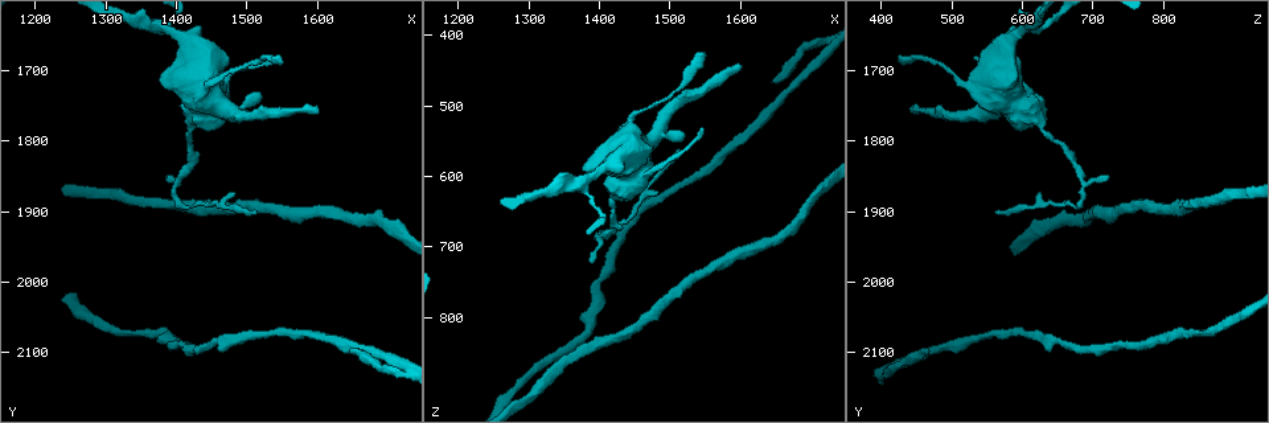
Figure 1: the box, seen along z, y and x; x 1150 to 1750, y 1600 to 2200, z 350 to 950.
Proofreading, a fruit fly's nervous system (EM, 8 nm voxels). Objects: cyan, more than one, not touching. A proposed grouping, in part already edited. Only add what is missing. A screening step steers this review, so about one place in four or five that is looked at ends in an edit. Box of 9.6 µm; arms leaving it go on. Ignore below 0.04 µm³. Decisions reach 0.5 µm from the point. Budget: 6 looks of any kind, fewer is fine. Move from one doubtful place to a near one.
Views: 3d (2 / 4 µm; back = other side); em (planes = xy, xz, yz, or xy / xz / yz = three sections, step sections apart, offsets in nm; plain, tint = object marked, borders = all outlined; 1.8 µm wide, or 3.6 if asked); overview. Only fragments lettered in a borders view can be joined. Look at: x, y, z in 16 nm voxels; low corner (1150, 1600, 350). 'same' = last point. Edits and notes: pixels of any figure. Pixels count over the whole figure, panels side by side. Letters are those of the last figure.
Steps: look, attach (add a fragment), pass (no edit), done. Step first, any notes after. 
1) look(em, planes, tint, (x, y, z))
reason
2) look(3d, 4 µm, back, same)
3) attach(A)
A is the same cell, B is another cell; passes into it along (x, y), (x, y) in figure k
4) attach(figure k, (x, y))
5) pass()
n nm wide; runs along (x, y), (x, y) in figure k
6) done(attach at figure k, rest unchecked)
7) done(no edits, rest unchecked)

look(3d, 2 µm, (1690, 2120, 415))
closes a loop

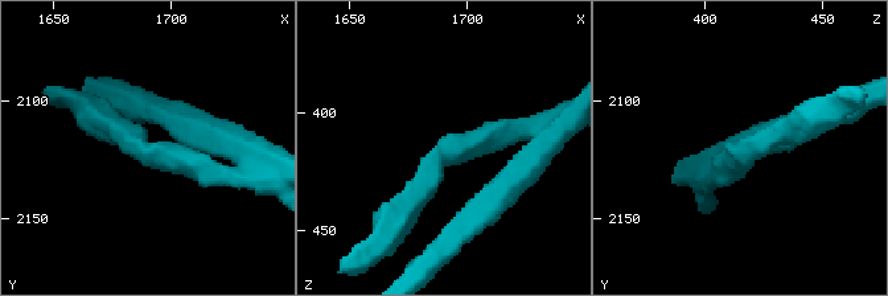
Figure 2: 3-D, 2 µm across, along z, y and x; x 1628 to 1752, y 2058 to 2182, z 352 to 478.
look(em, xz, step 16, tint, (1689, 2120, 418))

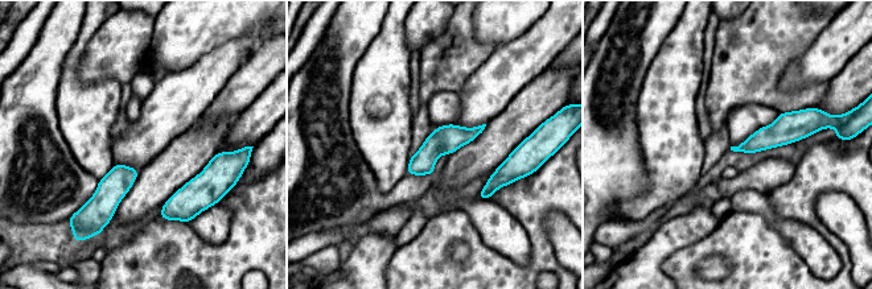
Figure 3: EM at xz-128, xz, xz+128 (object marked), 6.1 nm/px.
look(em, planes, borders, same)

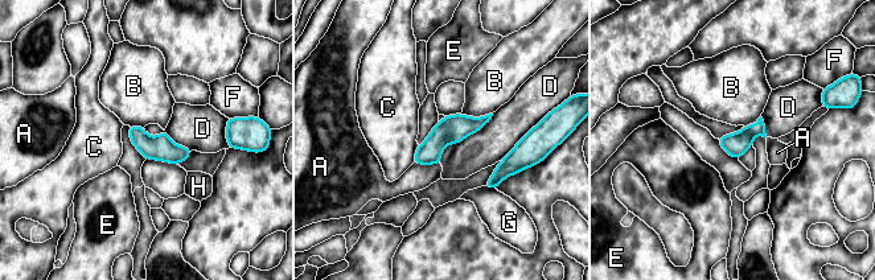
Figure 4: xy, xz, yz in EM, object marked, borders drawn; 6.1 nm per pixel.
pass()
A, B, C, D, E, F, G and H are other cells; border along (493, 114), (448, 144), (440, 164) in figure 4; no lettered fragment goes on from it

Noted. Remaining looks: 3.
look(em, planes, borders, (1600, 1755, 445))
free end

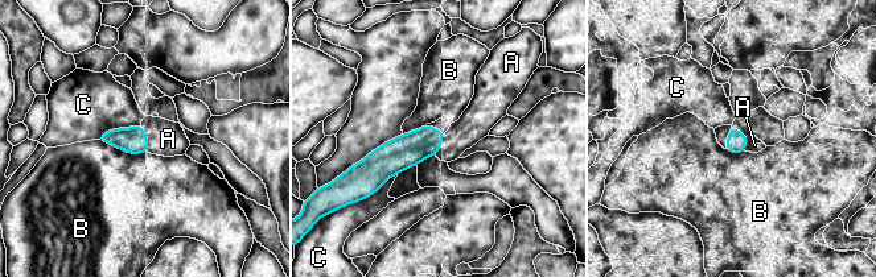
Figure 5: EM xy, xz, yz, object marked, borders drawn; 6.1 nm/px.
attach(A)
A is the same cell, B and C are other cells; it goes on there

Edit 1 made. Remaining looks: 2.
done(attach at figure 5, rest unchecked)

